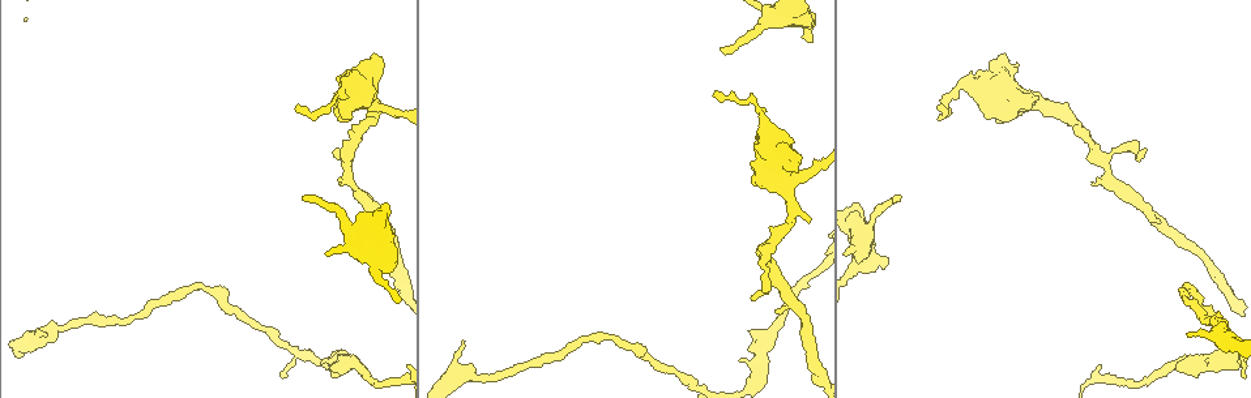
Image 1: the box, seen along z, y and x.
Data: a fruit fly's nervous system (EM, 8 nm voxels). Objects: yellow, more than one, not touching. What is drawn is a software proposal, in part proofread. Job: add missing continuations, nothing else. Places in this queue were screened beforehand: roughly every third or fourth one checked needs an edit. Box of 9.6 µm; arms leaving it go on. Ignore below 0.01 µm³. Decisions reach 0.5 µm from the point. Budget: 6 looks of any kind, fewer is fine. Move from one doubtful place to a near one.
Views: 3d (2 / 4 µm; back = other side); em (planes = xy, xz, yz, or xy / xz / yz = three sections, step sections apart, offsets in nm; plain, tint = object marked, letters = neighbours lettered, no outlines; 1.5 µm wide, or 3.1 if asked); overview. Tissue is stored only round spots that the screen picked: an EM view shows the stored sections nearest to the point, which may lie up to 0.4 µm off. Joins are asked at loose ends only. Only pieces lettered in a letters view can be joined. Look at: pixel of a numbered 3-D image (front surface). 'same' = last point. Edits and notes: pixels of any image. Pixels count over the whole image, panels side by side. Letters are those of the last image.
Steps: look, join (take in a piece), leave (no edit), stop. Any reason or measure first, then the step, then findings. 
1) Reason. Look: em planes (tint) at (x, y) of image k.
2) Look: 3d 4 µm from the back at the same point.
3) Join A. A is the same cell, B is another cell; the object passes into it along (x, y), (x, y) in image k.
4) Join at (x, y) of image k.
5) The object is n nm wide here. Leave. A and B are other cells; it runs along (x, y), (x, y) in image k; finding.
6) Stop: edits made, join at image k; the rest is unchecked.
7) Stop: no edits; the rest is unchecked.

Tapers out. Look: 3d 2 µm at (1144, 150) of image 1.

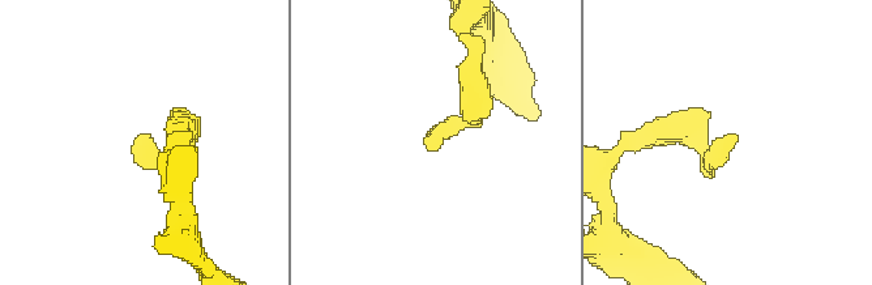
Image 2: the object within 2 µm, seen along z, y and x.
Need the tissue. Look: em yz step 8 (letters) at (734, 145) of image 2.

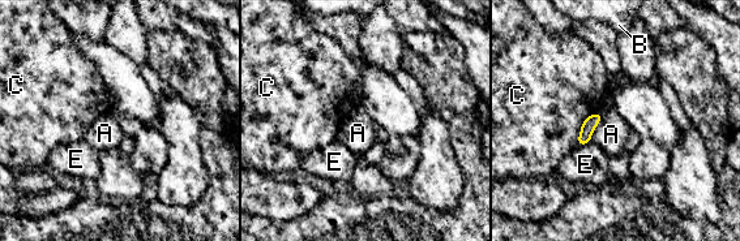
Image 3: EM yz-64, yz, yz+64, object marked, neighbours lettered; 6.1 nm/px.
Look: em planes (letters) at the same point.

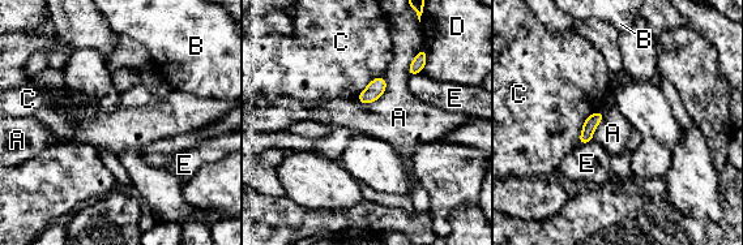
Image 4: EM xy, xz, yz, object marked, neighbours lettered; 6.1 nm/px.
The object is 90 nm wide here. Leave. A, B, C, D and E are other cells; none of them fits.

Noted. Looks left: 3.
Tapers out. Look: 3d 2 µm at (302, 196) of image 1.

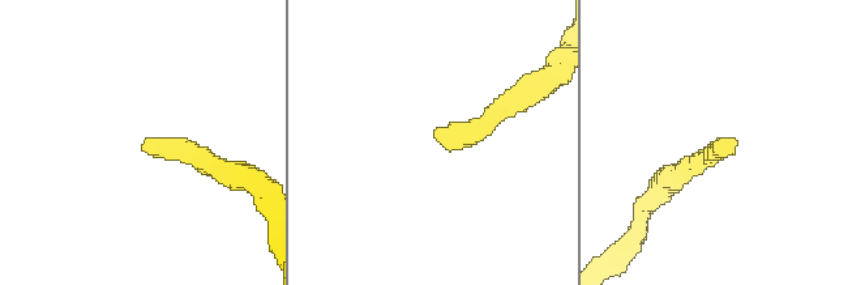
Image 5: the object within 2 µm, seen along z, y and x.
Shape alone is not enough. Look: em yz step 8 (letters) at (722, 141) of image 5.

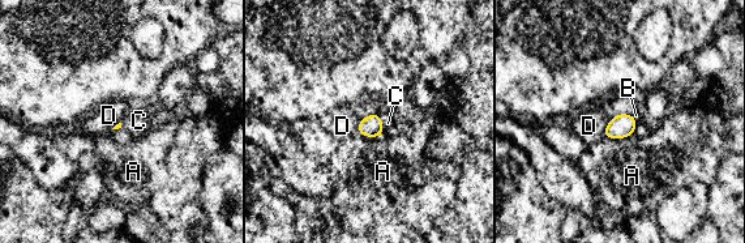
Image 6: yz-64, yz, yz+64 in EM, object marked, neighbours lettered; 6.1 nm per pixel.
Join C. C is the same cell, A, B and D are other cells; the cell continues.

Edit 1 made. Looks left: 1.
Stop: edits made, join at image 6; the rest is unchecked.

